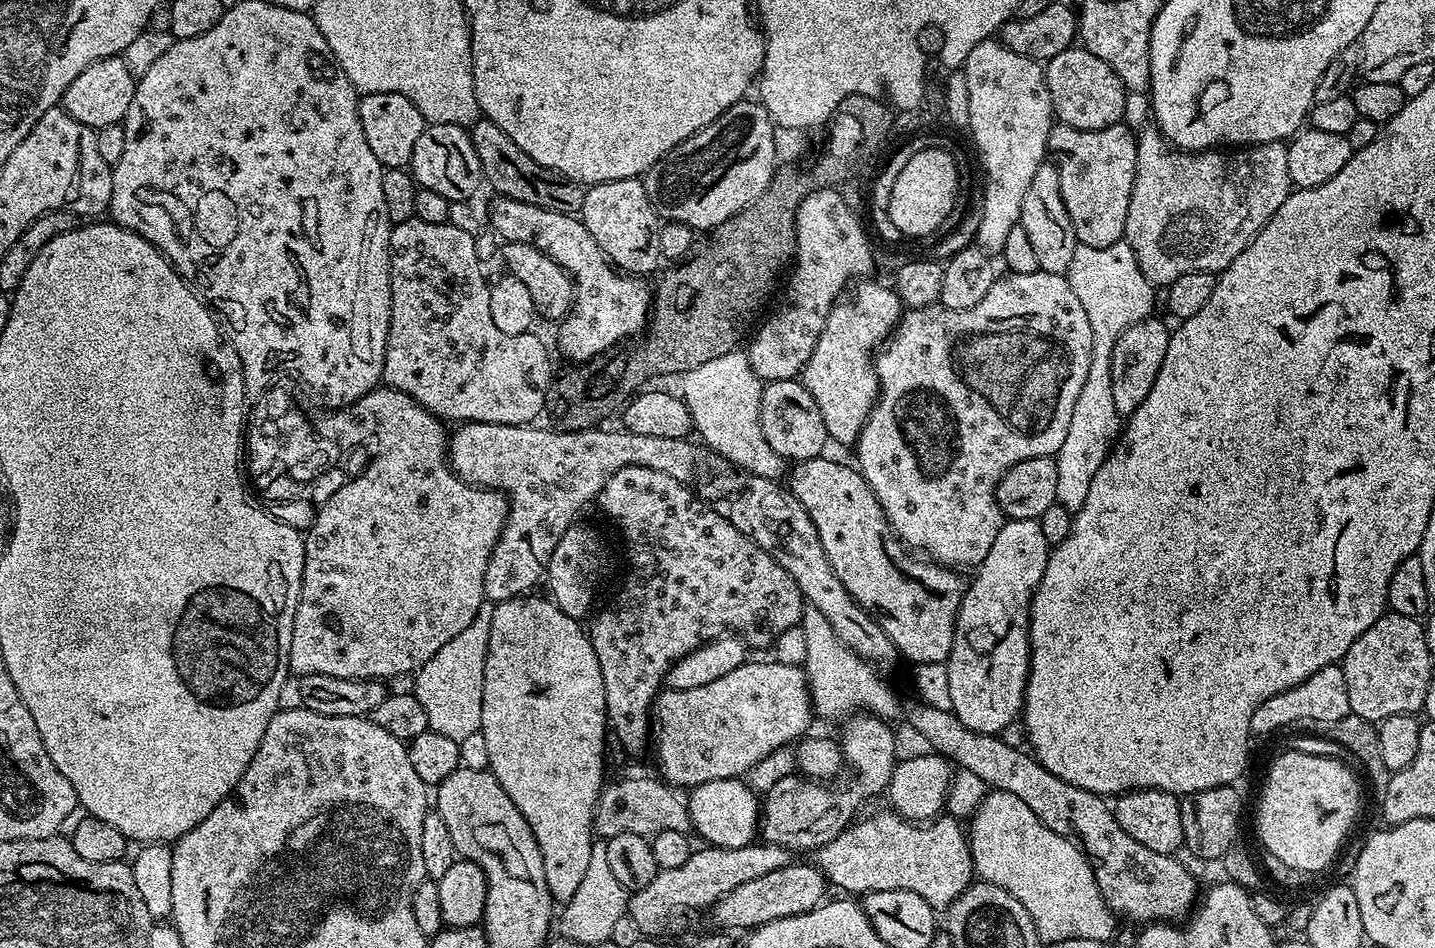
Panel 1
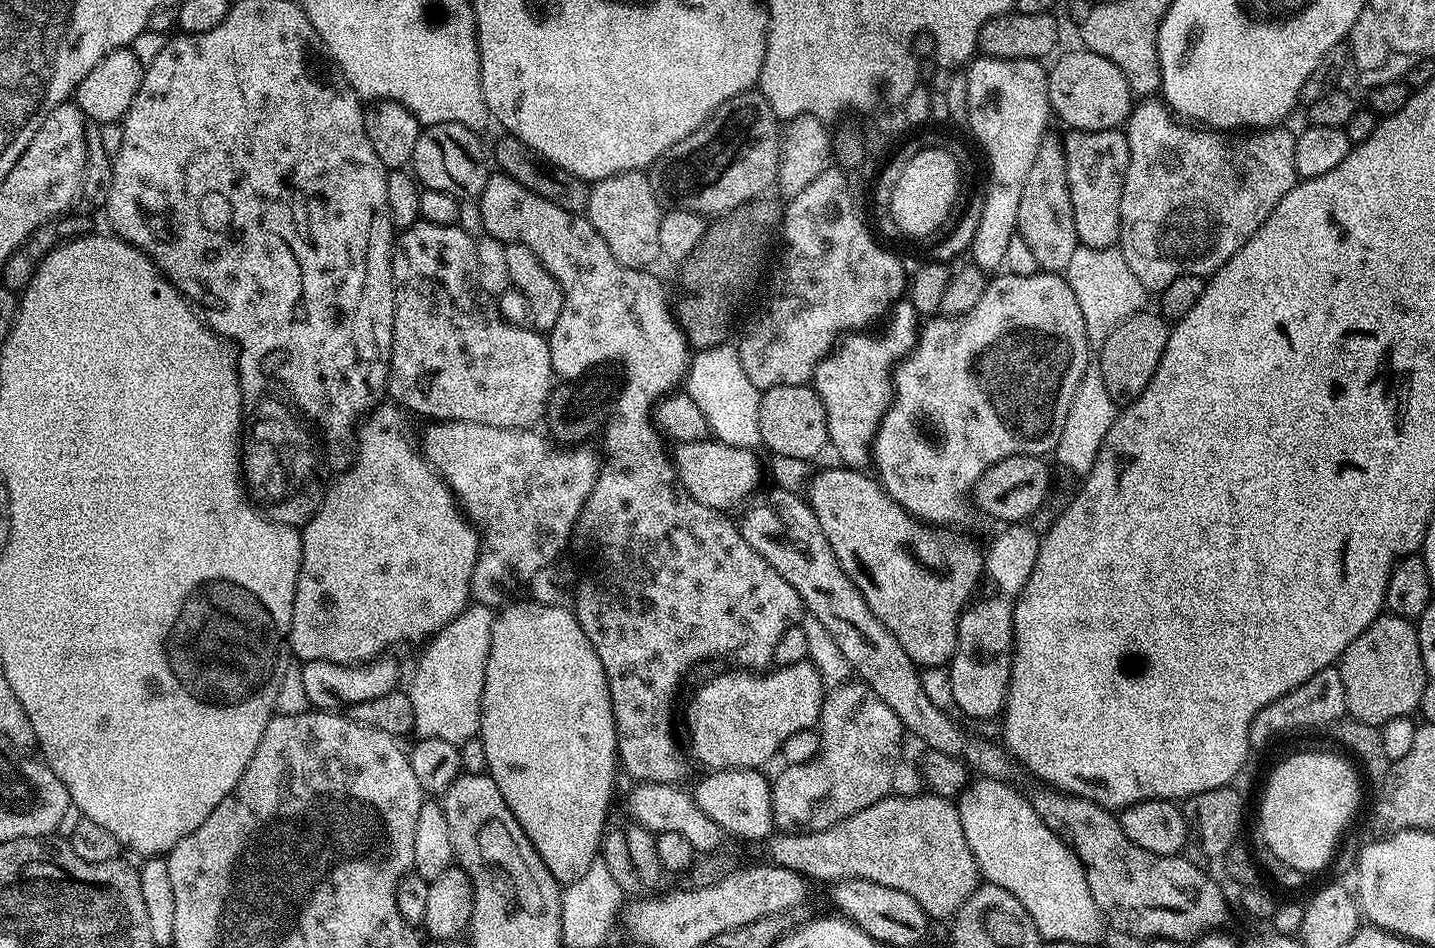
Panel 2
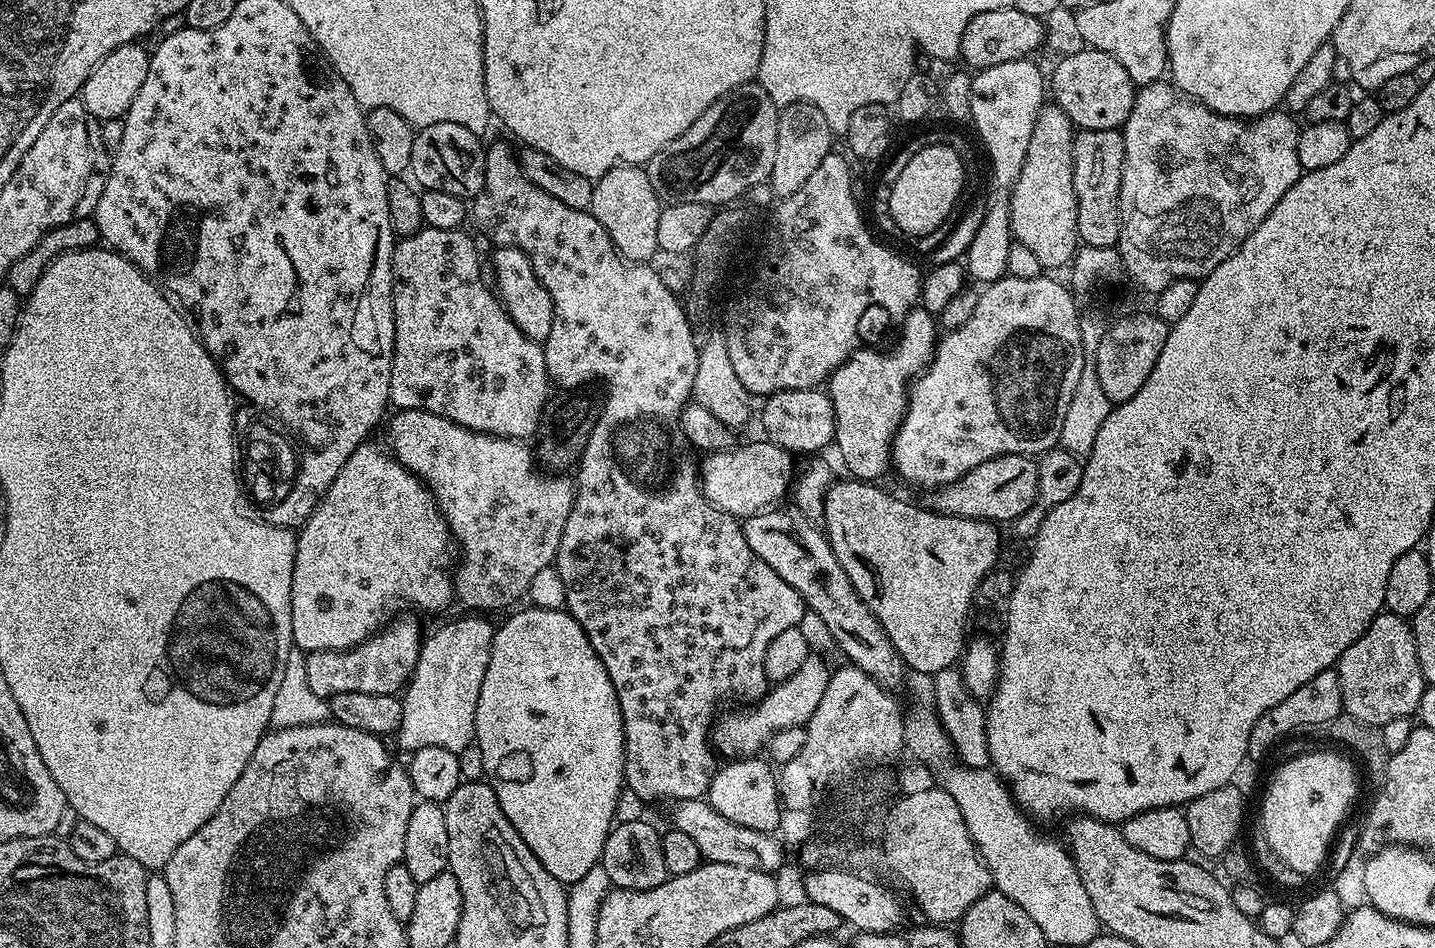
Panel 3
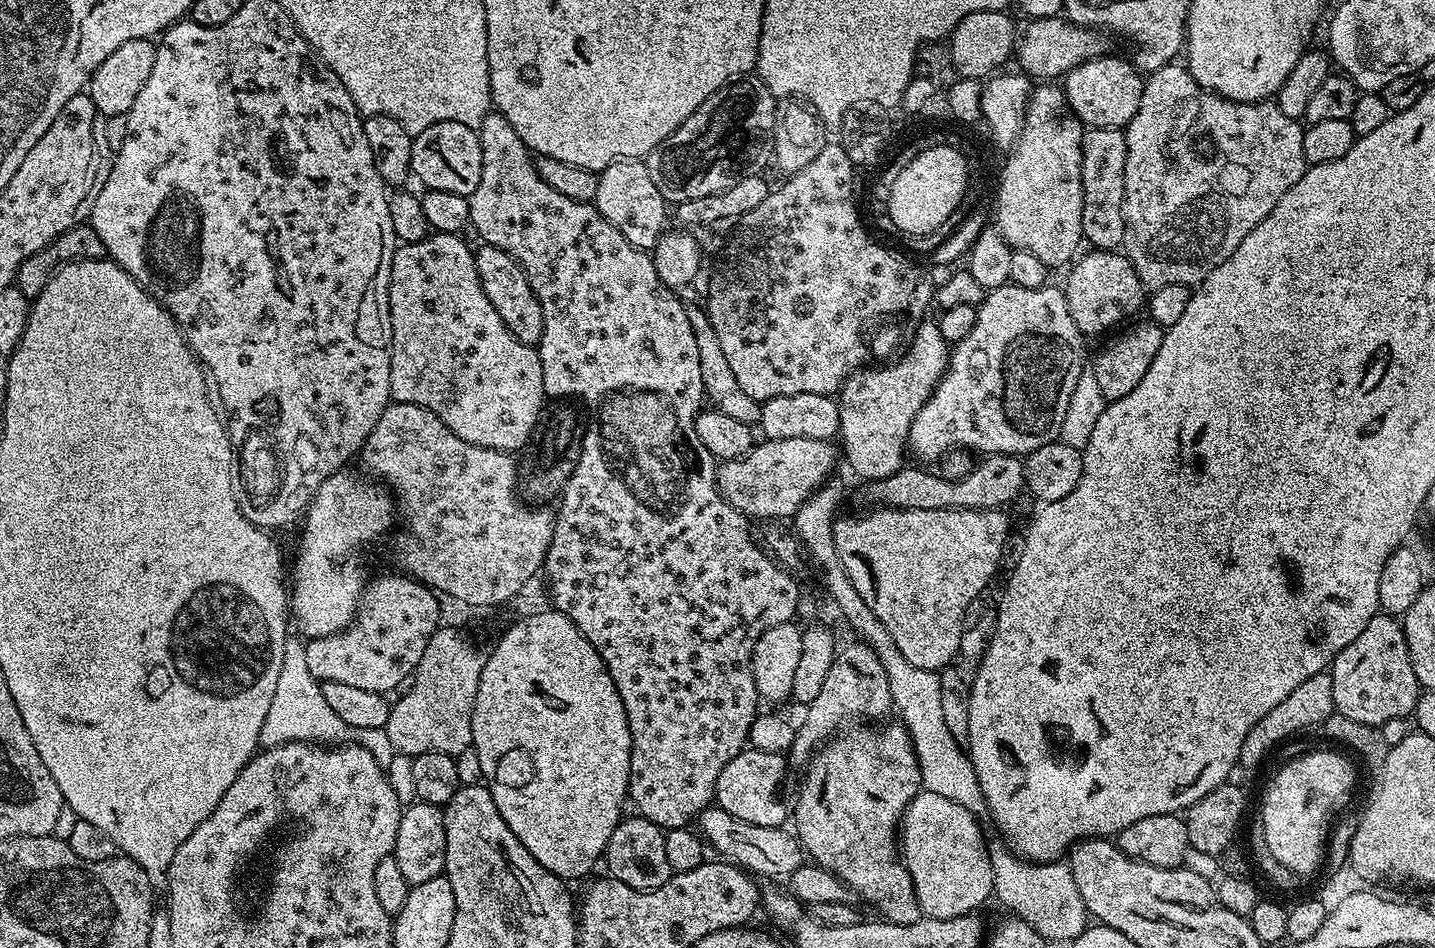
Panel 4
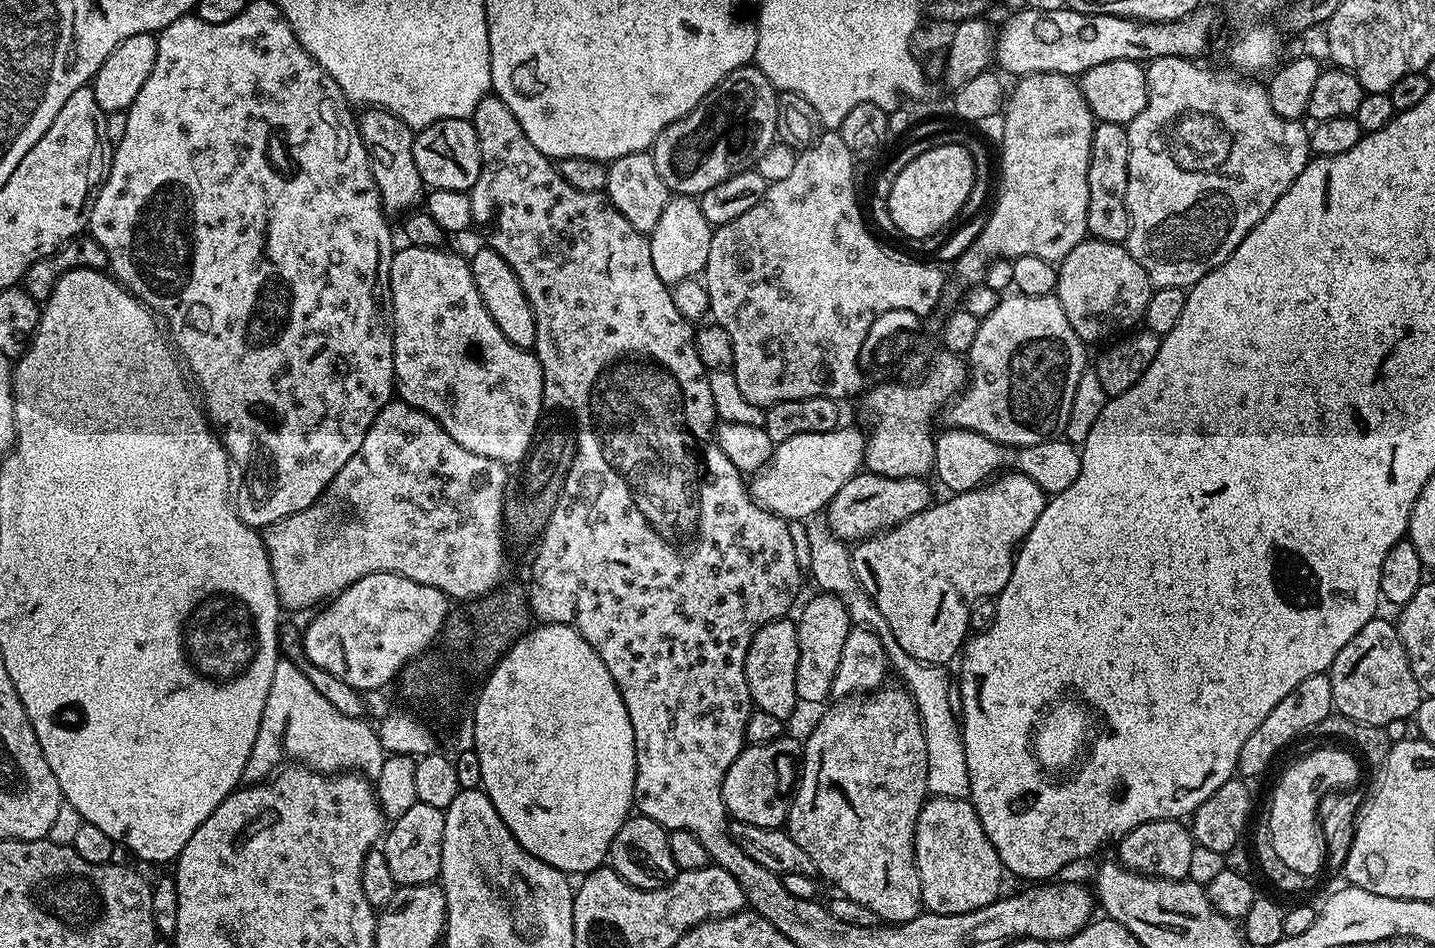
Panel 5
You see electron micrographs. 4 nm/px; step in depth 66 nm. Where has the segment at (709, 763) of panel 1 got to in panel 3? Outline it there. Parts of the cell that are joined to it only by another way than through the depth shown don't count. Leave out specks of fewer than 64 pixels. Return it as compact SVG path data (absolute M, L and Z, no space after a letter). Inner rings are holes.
M809 654L806 662L802 662L802 666L798 666L798 671L788 680L773 683L751 707L741 707L744 708L741 712L732 712L724 721L721 719L713 727L710 737L715 751L721 757L728 756L724 758L752 758L759 753L756 752L759 748L761 751L767 745L768 739L778 729L799 728L807 725L814 710L818 710L818 702L822 702L826 682L830 682L832 677L830 668L824 665L824 659L823 655Z

